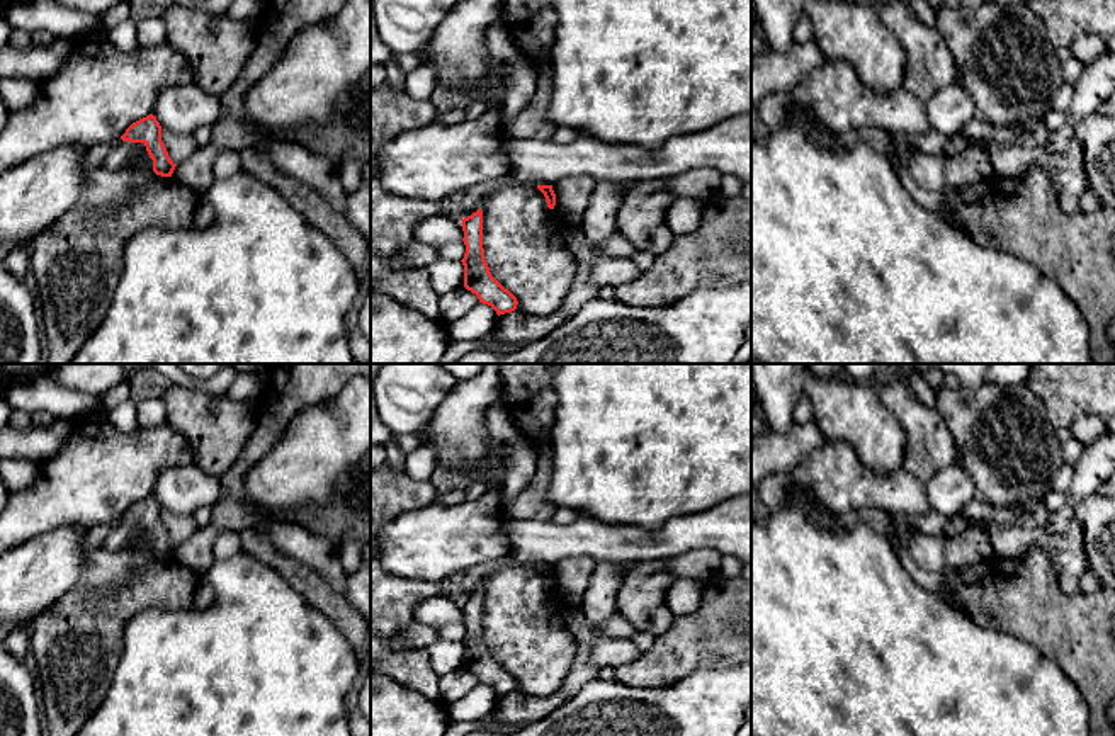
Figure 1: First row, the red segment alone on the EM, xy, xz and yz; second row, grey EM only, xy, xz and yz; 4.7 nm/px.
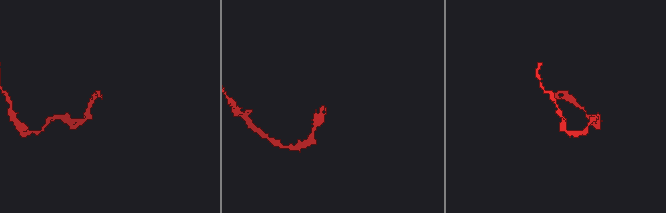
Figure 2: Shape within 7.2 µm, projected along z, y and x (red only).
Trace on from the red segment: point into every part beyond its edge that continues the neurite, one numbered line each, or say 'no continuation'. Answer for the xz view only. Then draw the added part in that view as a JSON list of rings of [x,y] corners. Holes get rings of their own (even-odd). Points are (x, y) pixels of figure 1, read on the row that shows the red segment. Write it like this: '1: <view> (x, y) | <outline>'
no continuation

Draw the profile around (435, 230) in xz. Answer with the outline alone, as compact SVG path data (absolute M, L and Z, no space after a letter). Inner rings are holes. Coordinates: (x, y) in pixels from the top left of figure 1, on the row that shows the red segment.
M430 216L415 228L415 240L440 246L449 241L462 241L462 221L450 216Z

